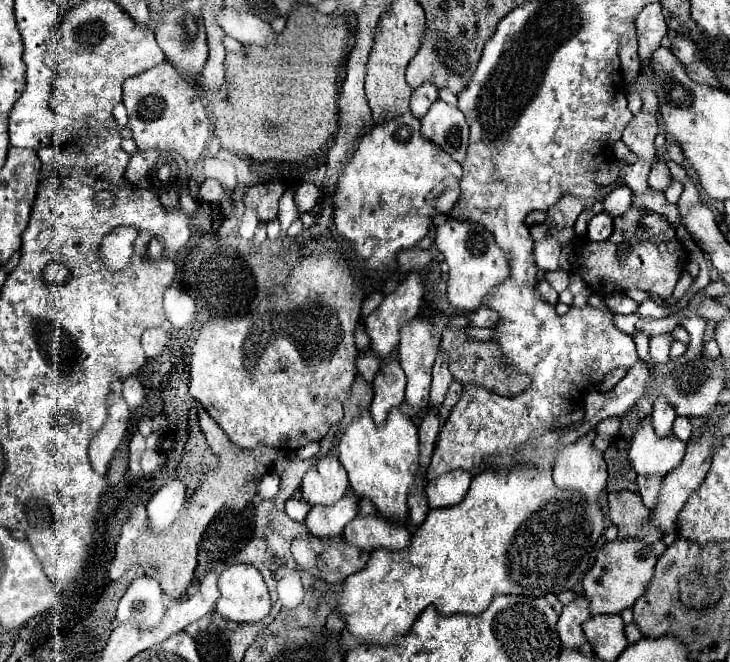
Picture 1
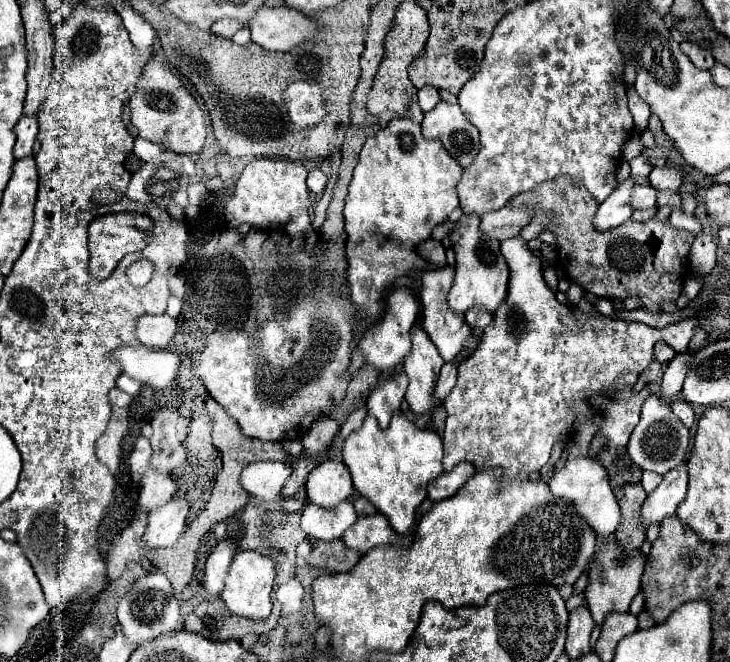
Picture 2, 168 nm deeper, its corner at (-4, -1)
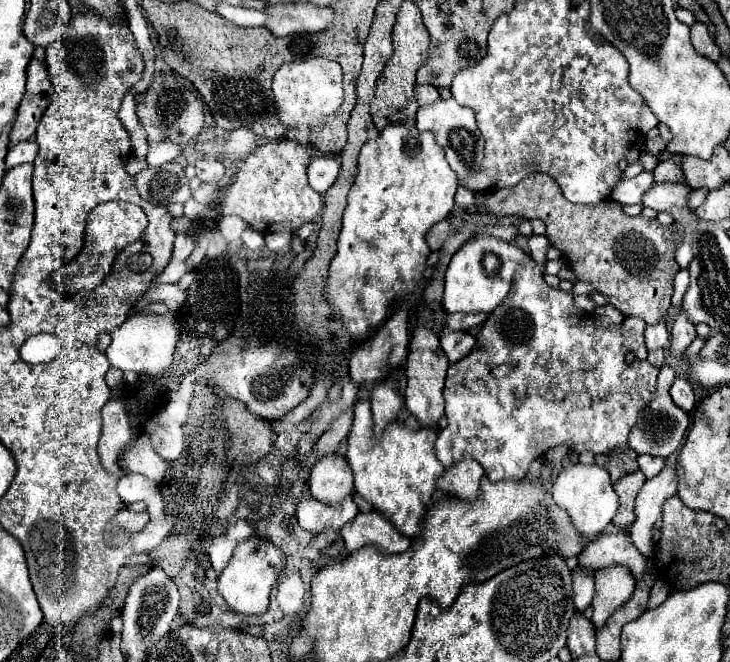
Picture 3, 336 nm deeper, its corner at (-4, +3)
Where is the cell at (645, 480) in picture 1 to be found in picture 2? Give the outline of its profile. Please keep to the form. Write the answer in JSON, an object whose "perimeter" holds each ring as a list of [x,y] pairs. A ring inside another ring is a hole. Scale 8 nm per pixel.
{"perimeter":[[[644,472],[642,474],[642,486],[646,492],[652,492],[660,484],[660,480],[662,480],[662,476],[656,472]]]}

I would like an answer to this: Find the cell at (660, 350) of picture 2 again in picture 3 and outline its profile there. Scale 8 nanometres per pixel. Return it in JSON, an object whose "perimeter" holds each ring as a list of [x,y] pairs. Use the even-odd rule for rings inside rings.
{"perimeter":[[[660,320],[654,326],[646,326],[646,346],[648,350],[658,350],[658,348],[668,348],[670,336],[666,328],[666,320]]]}

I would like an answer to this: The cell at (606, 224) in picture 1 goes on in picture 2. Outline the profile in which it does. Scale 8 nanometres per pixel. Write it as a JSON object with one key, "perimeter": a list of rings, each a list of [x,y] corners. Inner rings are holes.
{"perimeter":[[[626,178],[620,186],[616,186],[616,190],[600,204],[596,216],[594,216],[594,226],[598,230],[610,230],[620,226],[622,222],[626,222],[632,214],[632,206],[630,206],[630,198],[632,198],[632,188],[634,182],[632,178]]]}

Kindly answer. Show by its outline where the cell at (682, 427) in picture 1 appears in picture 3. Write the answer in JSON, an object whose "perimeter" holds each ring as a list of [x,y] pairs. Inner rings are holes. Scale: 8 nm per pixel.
{"perimeter":[[[676,378],[672,388],[670,388],[670,396],[674,400],[676,406],[680,406],[684,412],[692,412],[696,400],[694,400],[694,392],[692,392],[692,384],[686,378]]]}

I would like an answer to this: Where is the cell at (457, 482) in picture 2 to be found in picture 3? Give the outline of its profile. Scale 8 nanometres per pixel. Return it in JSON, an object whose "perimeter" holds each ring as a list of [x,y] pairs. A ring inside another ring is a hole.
{"perimeter":[[[464,458],[458,464],[444,470],[444,474],[438,480],[438,488],[446,494],[472,500],[478,494],[482,476],[484,468],[474,458]]]}

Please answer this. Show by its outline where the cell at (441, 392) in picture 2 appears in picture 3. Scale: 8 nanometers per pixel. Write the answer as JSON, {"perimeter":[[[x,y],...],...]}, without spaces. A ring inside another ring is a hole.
{"perimeter":[[[444,332],[440,334],[440,344],[442,350],[446,352],[450,364],[456,364],[458,360],[462,360],[474,346],[474,336],[466,334],[466,332]]]}

